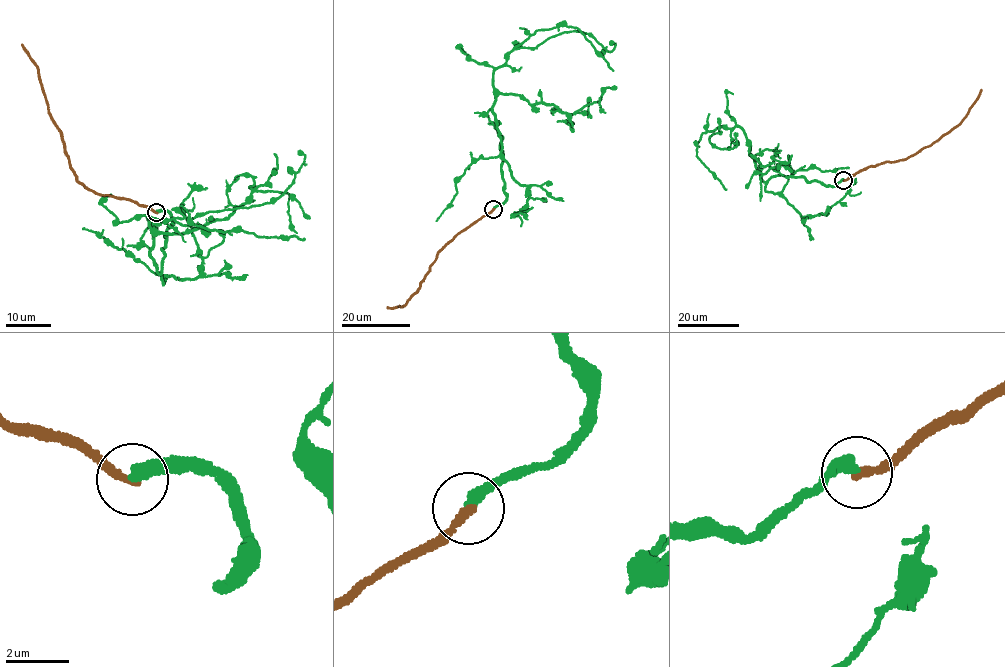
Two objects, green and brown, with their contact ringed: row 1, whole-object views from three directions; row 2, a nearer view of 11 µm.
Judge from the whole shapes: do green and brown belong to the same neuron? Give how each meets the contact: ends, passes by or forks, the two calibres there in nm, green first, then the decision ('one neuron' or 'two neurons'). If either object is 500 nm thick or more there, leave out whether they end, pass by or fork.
green ends; brown ends; calibres 320 and 240 nm; two neurons

